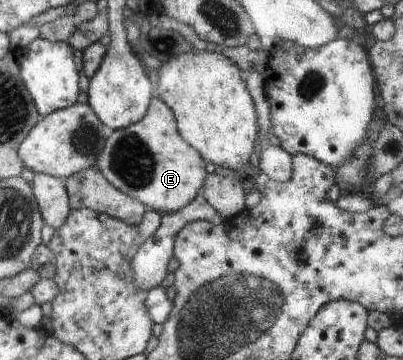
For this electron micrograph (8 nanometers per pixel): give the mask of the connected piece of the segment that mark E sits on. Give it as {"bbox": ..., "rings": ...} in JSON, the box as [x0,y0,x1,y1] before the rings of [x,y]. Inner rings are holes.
{"bbox":[97,96,206,216],"rings":[[[157,96],[142,121],[110,134],[97,168],[114,188],[161,216],[185,209],[197,198],[206,178],[200,152],[181,138],[172,108]]]}

